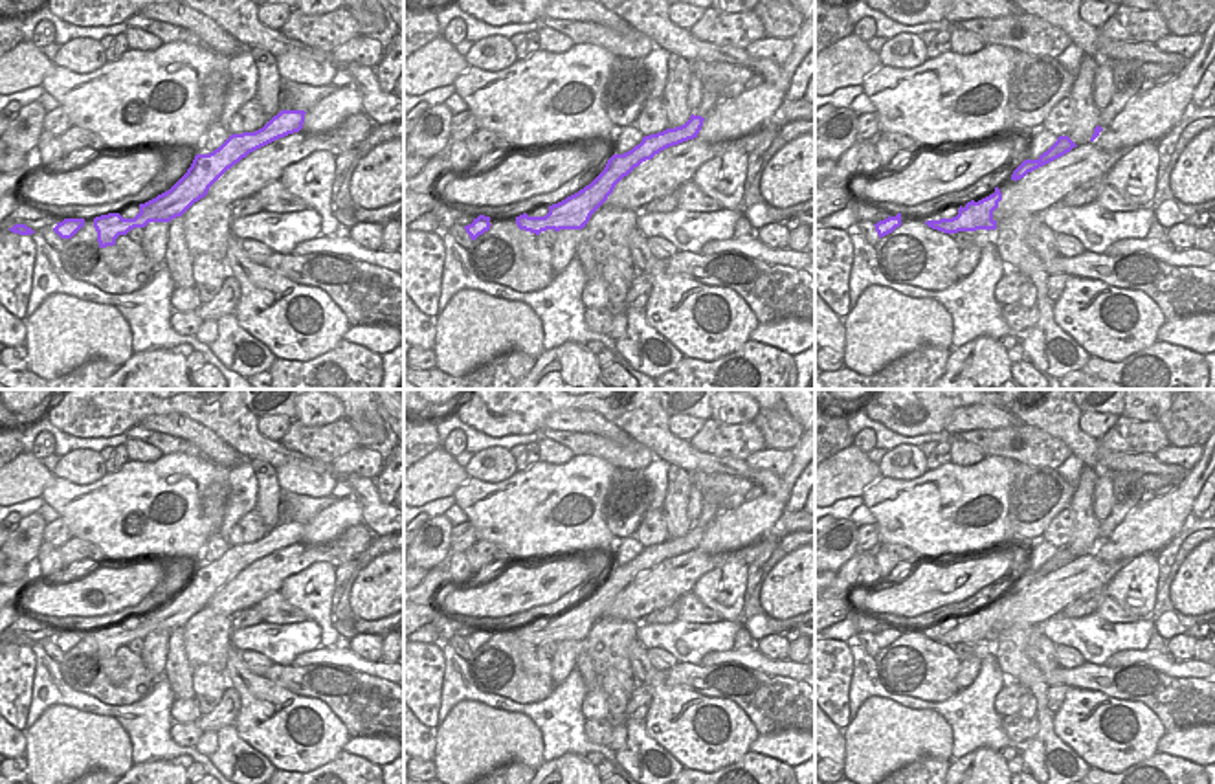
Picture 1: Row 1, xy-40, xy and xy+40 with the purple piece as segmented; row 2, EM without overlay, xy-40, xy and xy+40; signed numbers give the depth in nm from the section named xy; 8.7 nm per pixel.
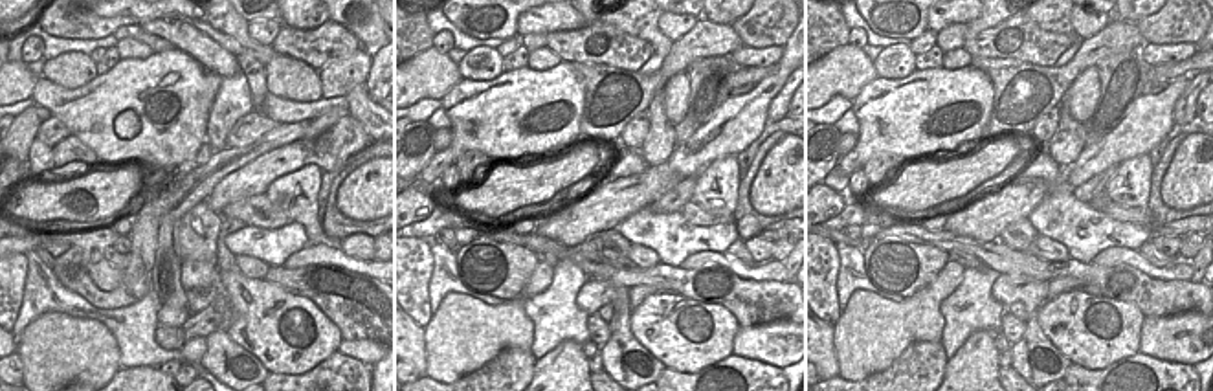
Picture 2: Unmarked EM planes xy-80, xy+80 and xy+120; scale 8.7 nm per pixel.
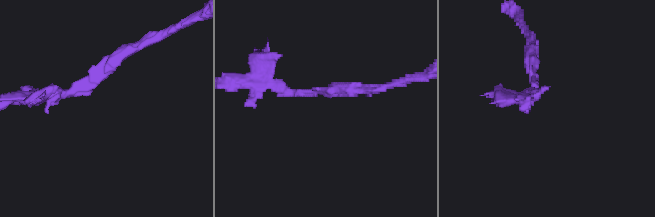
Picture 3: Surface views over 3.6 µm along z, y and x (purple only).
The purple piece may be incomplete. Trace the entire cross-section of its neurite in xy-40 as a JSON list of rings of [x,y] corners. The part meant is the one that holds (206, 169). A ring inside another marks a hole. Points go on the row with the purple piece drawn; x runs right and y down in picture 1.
[[[281,110],[255,132],[231,134],[209,154],[196,154],[187,173],[165,193],[139,204],[134,218],[108,213],[94,218],[99,248],[114,246],[119,235],[149,222],[171,222],[182,217],[195,202],[204,198],[209,187],[250,152],[288,134],[299,132],[305,123],[305,110]]]

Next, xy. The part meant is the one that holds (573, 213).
[[[690,116],[690,119],[675,129],[666,129],[657,134],[644,136],[639,145],[624,154],[613,154],[604,171],[584,189],[567,196],[565,200],[549,206],[545,217],[529,217],[527,213],[516,217],[519,230],[540,235],[547,230],[582,230],[591,215],[608,200],[615,185],[628,176],[642,162],[652,160],[661,151],[697,138],[705,118]]]

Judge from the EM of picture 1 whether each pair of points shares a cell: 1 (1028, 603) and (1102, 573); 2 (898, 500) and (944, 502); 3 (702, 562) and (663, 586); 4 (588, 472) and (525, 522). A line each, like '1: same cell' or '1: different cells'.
1: same cell
2: same cell
3: same cell
4: same cell

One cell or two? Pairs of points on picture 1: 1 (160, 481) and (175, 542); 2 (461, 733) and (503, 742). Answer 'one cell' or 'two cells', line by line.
1: one cell
2: one cell

